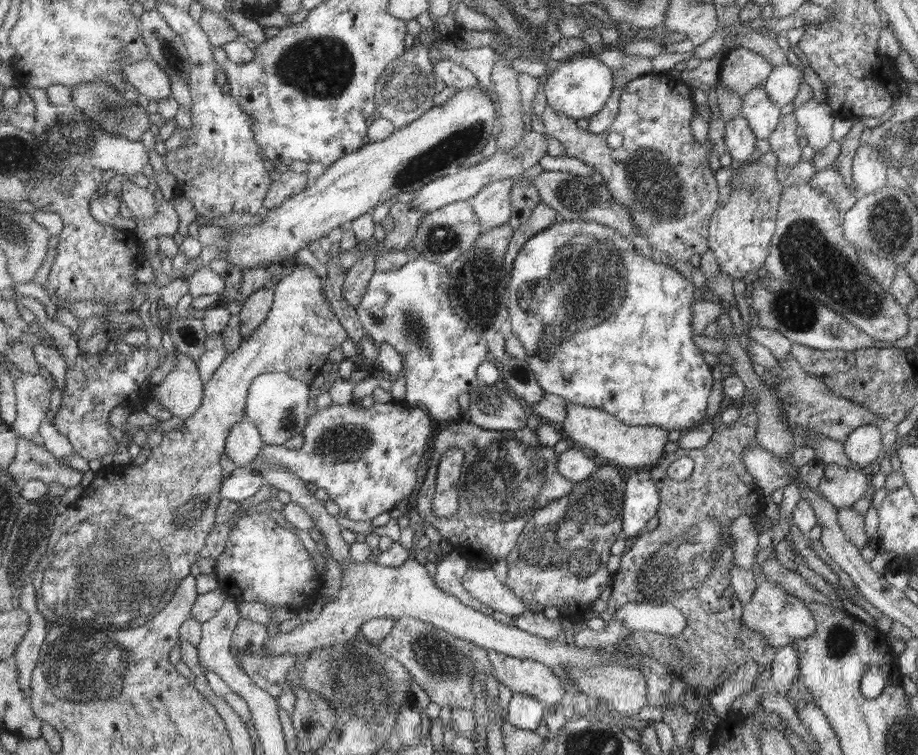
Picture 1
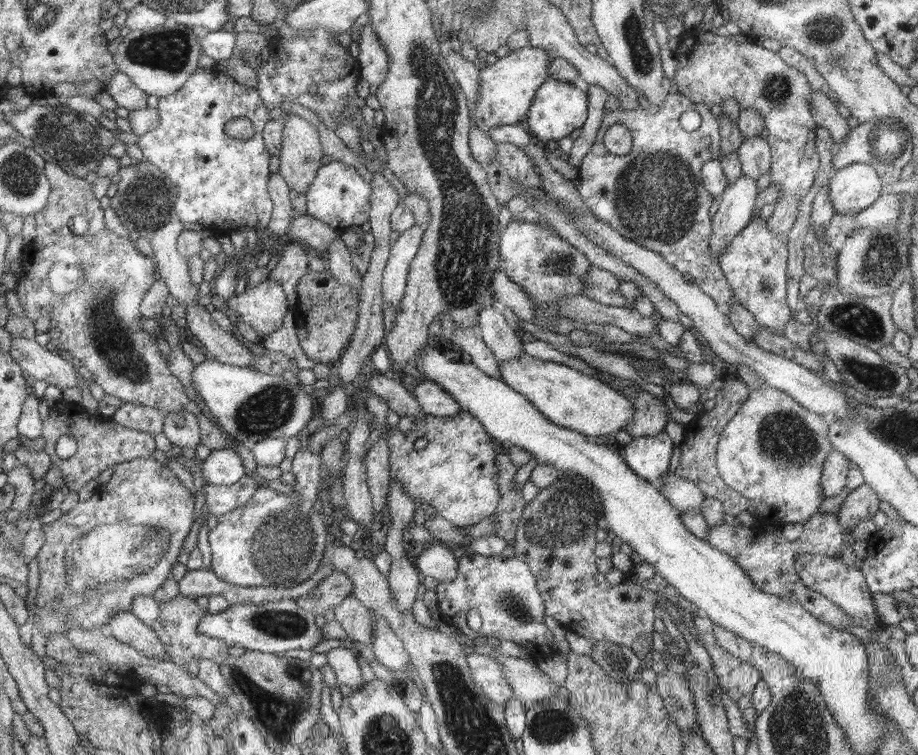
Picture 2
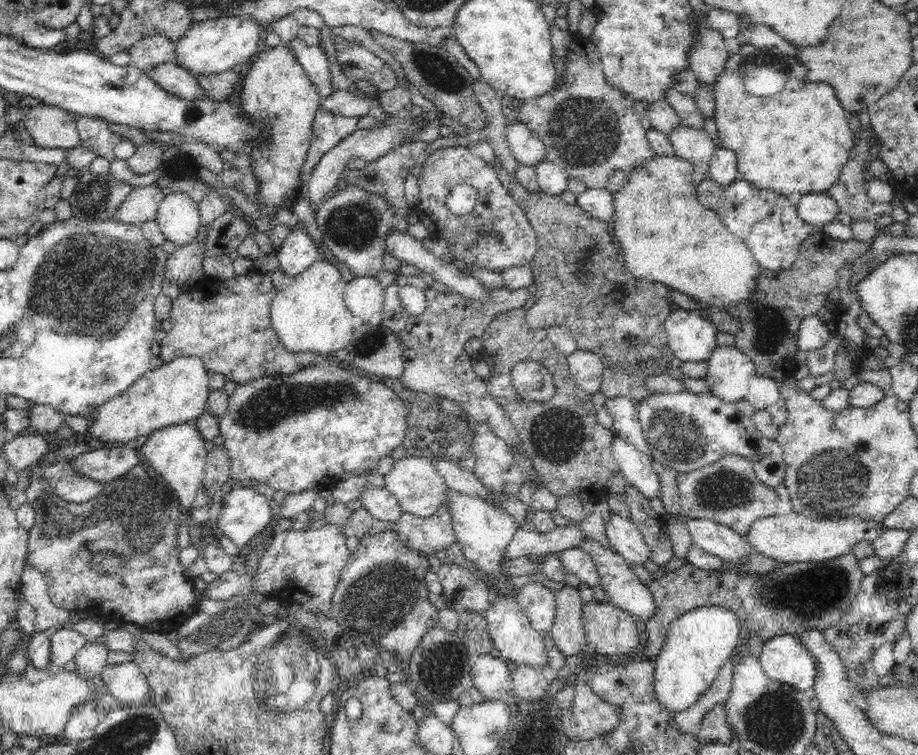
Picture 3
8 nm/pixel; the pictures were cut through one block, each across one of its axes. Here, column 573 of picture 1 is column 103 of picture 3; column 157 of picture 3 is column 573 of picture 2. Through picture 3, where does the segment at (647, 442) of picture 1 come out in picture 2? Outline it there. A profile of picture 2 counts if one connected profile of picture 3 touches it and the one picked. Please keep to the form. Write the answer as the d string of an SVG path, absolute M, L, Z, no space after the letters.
M522 352L518 358L512 360L498 360L498 367L501 373L501 380L506 385L512 386L522 396L528 398L546 417L554 424L561 425L564 428L582 432L584 436L595 439L598 436L615 435L619 430L624 430L626 422L634 418L634 406L630 402L630 398L611 386L596 380L596 378L586 376L578 370L573 370L566 364L560 362L546 362L546 360L538 360L534 356Z

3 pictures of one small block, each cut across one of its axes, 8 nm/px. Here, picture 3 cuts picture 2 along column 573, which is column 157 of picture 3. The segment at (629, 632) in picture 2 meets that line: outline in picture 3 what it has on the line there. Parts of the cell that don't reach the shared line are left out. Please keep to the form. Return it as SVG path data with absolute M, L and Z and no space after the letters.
M140 464L130 472L104 483L104 489L96 498L82 504L69 503L56 496L47 480L40 479L39 471L30 476L24 489L26 500L34 507L37 524L29 531L25 566L36 568L44 575L52 603L68 611L84 611L95 619L133 622L142 630L169 633L198 612L202 599L228 601L240 590L240 575L230 569L206 584L201 594L193 580L180 565L178 528L180 504L174 492L160 478L152 478Z

